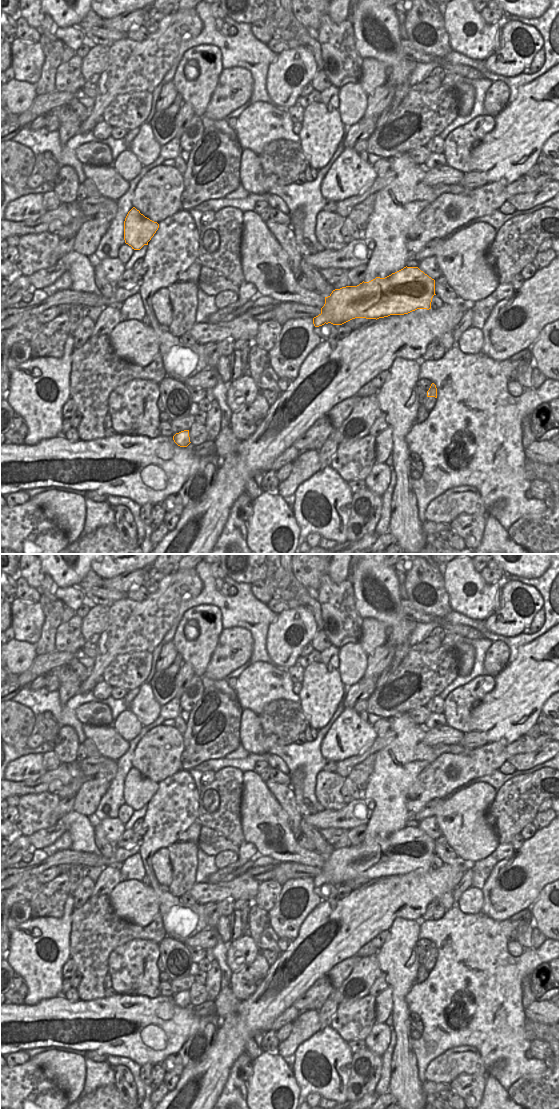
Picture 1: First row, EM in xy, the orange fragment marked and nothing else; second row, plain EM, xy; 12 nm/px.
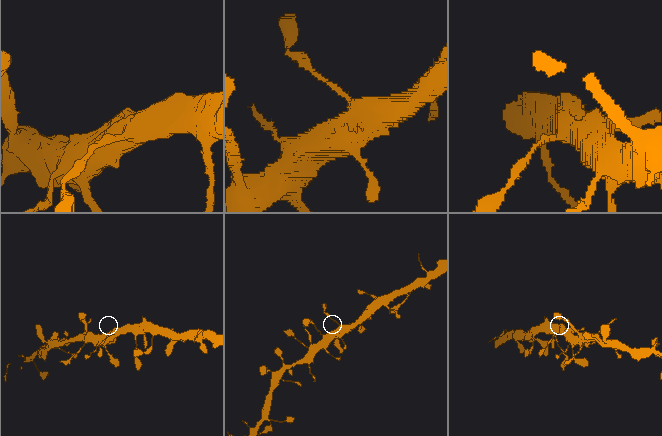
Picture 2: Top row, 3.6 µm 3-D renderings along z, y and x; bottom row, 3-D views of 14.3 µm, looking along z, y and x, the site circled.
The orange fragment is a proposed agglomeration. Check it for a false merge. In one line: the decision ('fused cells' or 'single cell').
single cell

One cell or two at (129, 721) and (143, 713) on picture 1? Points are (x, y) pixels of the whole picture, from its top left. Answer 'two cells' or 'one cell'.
two cells

